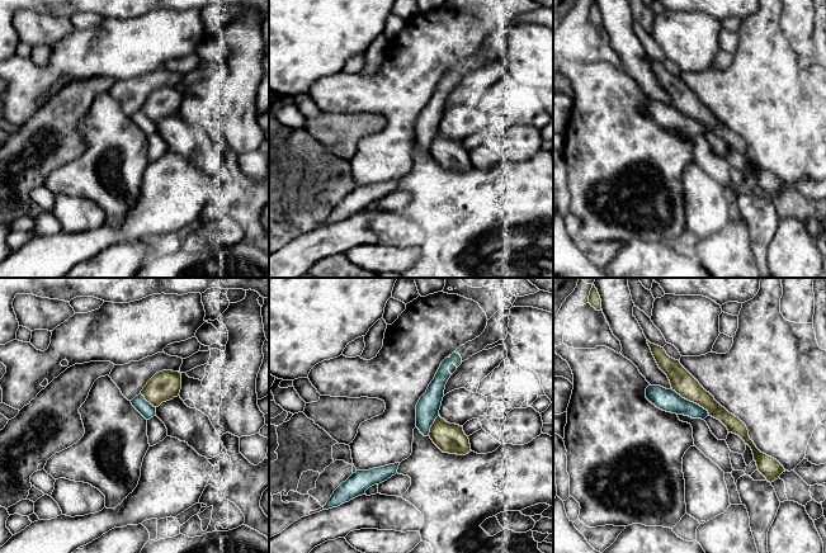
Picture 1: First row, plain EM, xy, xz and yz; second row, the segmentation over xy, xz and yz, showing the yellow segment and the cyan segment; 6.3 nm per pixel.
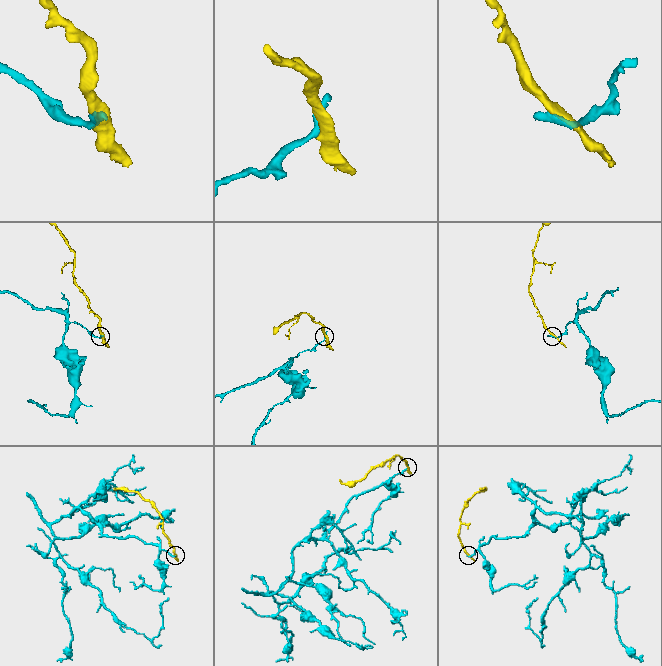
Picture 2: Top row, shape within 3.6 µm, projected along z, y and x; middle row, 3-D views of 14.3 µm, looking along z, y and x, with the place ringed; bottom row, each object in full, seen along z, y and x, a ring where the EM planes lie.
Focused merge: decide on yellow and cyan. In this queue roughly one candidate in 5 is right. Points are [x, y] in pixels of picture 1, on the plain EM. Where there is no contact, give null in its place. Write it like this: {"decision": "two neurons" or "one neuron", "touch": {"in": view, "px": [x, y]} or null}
{"decision": "two neurons", "touch": {"in": "yz", "px": [692, 117]}}

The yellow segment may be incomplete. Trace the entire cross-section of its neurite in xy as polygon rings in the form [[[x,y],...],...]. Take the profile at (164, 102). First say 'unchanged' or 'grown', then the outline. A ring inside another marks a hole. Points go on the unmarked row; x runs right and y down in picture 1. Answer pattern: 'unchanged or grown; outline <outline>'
unchanged; outline [[[162,86],[156,89],[143,103],[141,110],[154,123],[178,113],[181,105],[181,89]]]

